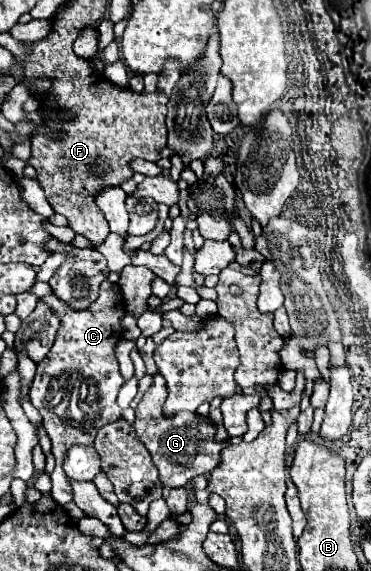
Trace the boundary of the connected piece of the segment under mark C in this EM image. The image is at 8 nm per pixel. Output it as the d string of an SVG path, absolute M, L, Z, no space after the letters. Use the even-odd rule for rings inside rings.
M108 280L102 282L98 300L92 302L90 308L86 310L72 310L56 296L46 296L42 300L48 302L52 310L56 310L62 326L56 334L52 350L36 368L36 376L30 388L30 402L42 416L42 424L52 440L52 454L56 456L56 468L50 474L52 498L60 506L66 506L68 502L72 502L72 488L62 470L62 460L68 448L74 444L92 446L96 432L104 424L116 422L122 416L116 404L116 396L124 384L124 378L118 370L114 348L116 342L122 338L120 318L124 316L124 306L122 306L120 288ZM72 412L86 412L86 432L70 426Z

